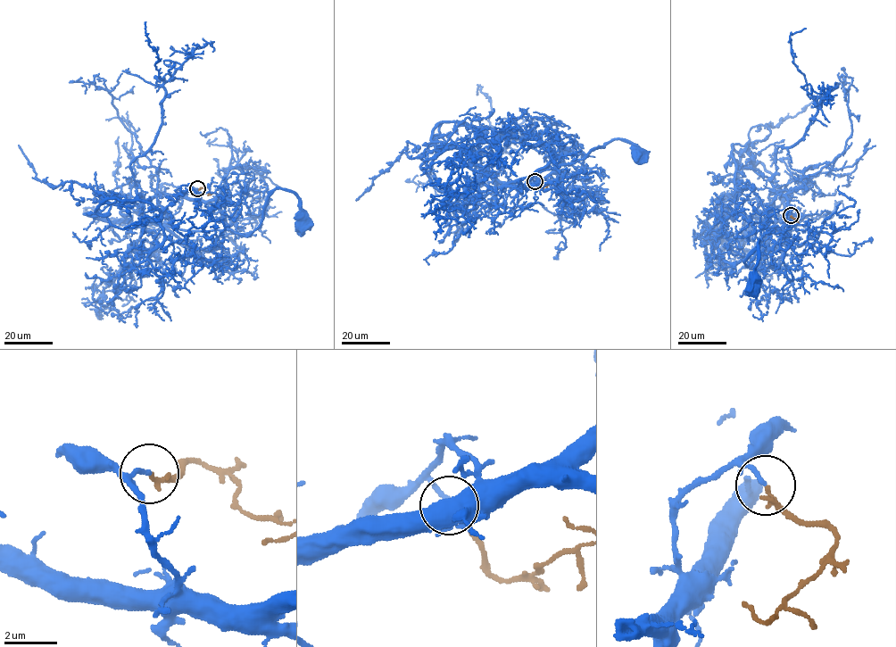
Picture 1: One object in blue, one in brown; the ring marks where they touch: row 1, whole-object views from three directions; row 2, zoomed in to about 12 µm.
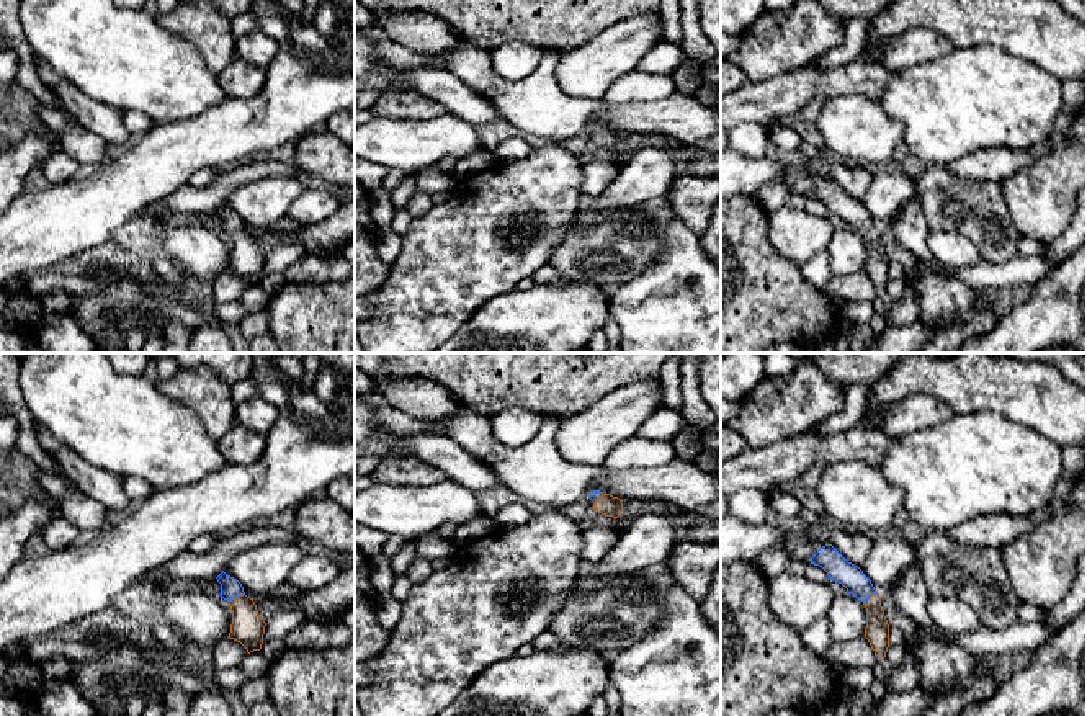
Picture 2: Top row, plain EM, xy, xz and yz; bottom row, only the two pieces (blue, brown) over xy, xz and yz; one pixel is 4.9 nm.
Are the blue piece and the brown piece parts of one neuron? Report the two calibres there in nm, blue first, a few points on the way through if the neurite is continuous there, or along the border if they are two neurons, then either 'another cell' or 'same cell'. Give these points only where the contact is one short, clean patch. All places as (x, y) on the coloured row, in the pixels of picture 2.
100/160 nm | across xy (231, 587), (236, 595), (244, 608), (247, 628) | same cell

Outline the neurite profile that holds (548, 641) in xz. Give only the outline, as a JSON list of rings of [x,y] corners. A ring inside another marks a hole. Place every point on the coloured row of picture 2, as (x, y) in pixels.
[[[549,629],[535,638],[533,646],[544,651],[572,651],[572,647],[562,644],[556,634]]]

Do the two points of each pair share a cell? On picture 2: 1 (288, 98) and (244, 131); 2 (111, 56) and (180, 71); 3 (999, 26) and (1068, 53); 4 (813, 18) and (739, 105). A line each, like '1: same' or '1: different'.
1: same
2: same
3: same
4: different

